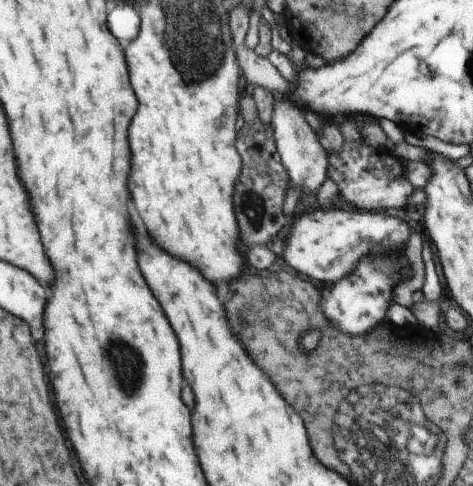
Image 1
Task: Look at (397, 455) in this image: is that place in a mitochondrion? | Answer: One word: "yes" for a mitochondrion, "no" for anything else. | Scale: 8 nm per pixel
yes

